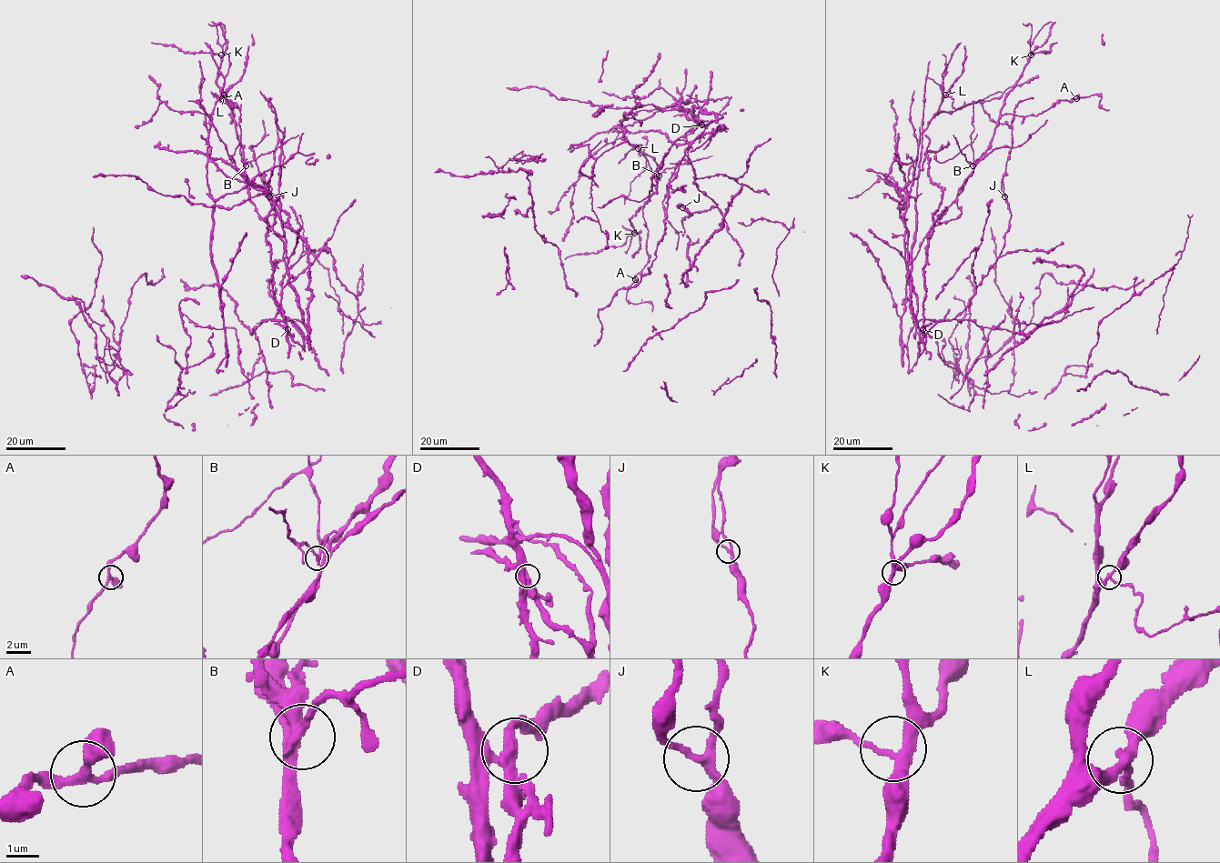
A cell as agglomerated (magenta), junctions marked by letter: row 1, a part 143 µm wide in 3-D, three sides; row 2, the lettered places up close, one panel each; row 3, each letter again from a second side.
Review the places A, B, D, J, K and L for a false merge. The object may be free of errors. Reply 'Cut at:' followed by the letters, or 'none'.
Cut at: L

